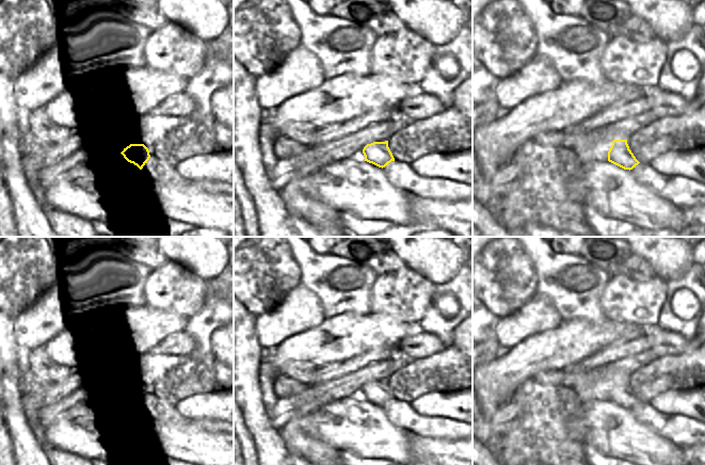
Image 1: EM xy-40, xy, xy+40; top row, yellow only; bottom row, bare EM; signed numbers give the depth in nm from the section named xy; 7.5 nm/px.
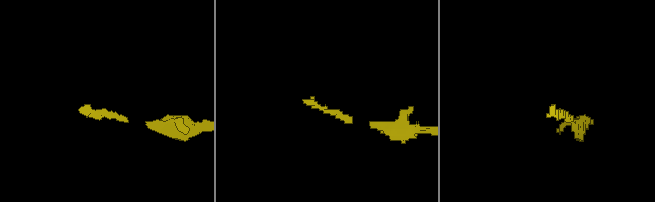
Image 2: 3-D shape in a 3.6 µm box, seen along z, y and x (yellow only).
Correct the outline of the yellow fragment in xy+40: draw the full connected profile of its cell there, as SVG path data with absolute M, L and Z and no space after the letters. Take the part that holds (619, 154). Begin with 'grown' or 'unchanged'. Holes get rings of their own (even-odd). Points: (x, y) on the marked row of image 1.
unchanged; M627 140L612 141L612 145L608 151L608 161L629 171L640 163L629 149Z

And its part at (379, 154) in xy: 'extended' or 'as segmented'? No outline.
as segmented

